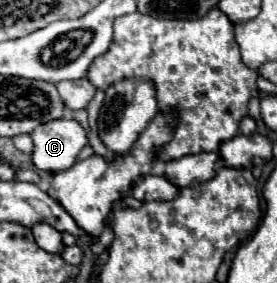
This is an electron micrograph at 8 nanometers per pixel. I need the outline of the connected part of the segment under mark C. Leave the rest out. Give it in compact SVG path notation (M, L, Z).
M52 120L32 132L32 162L44 172L62 172L76 164L80 150L88 144L84 128L72 120Z

